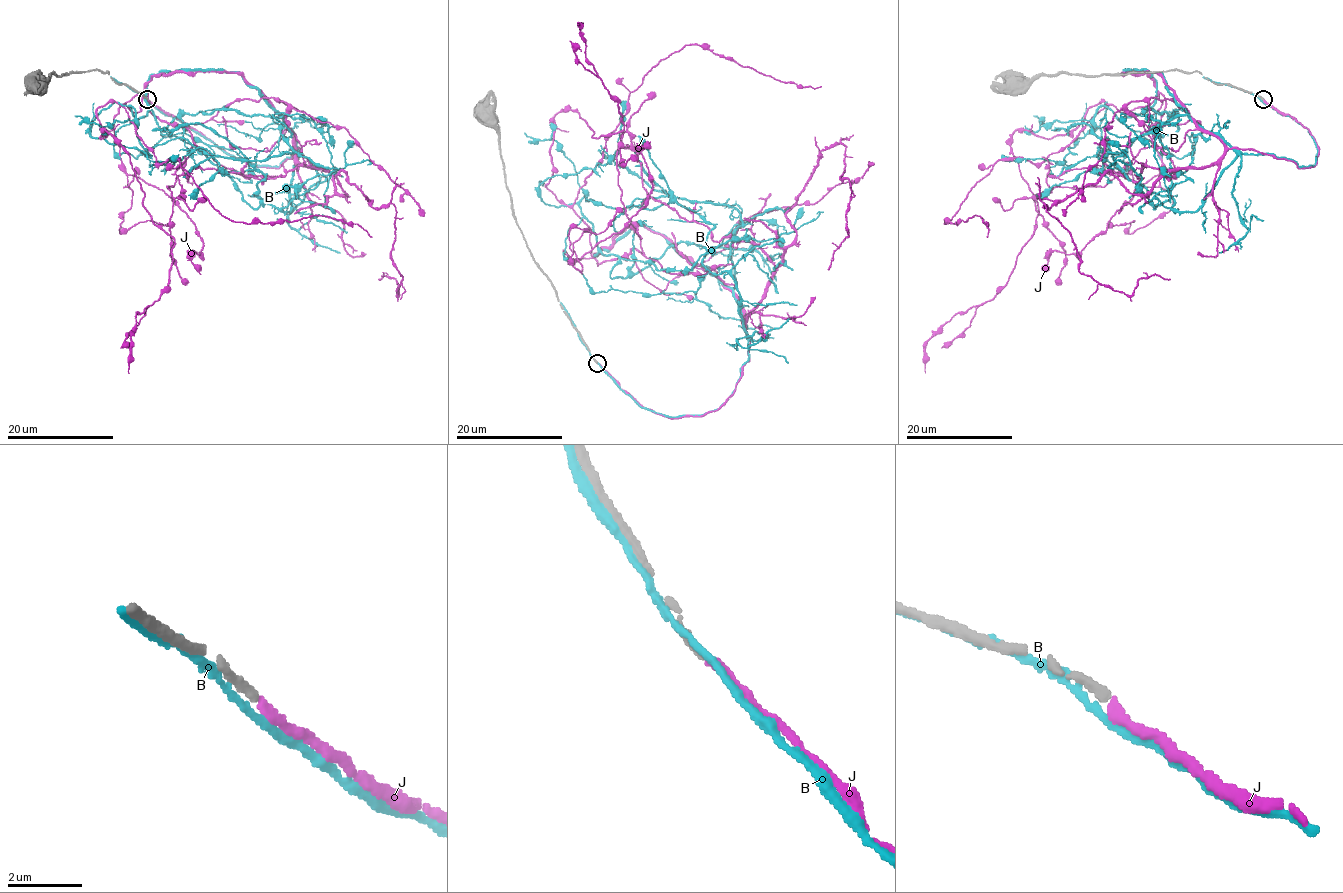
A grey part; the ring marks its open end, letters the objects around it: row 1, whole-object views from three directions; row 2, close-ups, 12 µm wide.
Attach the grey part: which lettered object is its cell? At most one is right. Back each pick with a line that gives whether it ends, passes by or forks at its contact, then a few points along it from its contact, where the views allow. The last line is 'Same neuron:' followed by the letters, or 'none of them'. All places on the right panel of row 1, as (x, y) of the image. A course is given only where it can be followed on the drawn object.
J: it ends; course (1264, 99), (1312, 167), (1227, 148), (1157, 73), (1124, 73), (1146, 106), (1014, 132), (1033, 234), (925, 372)
Same neuron: J

